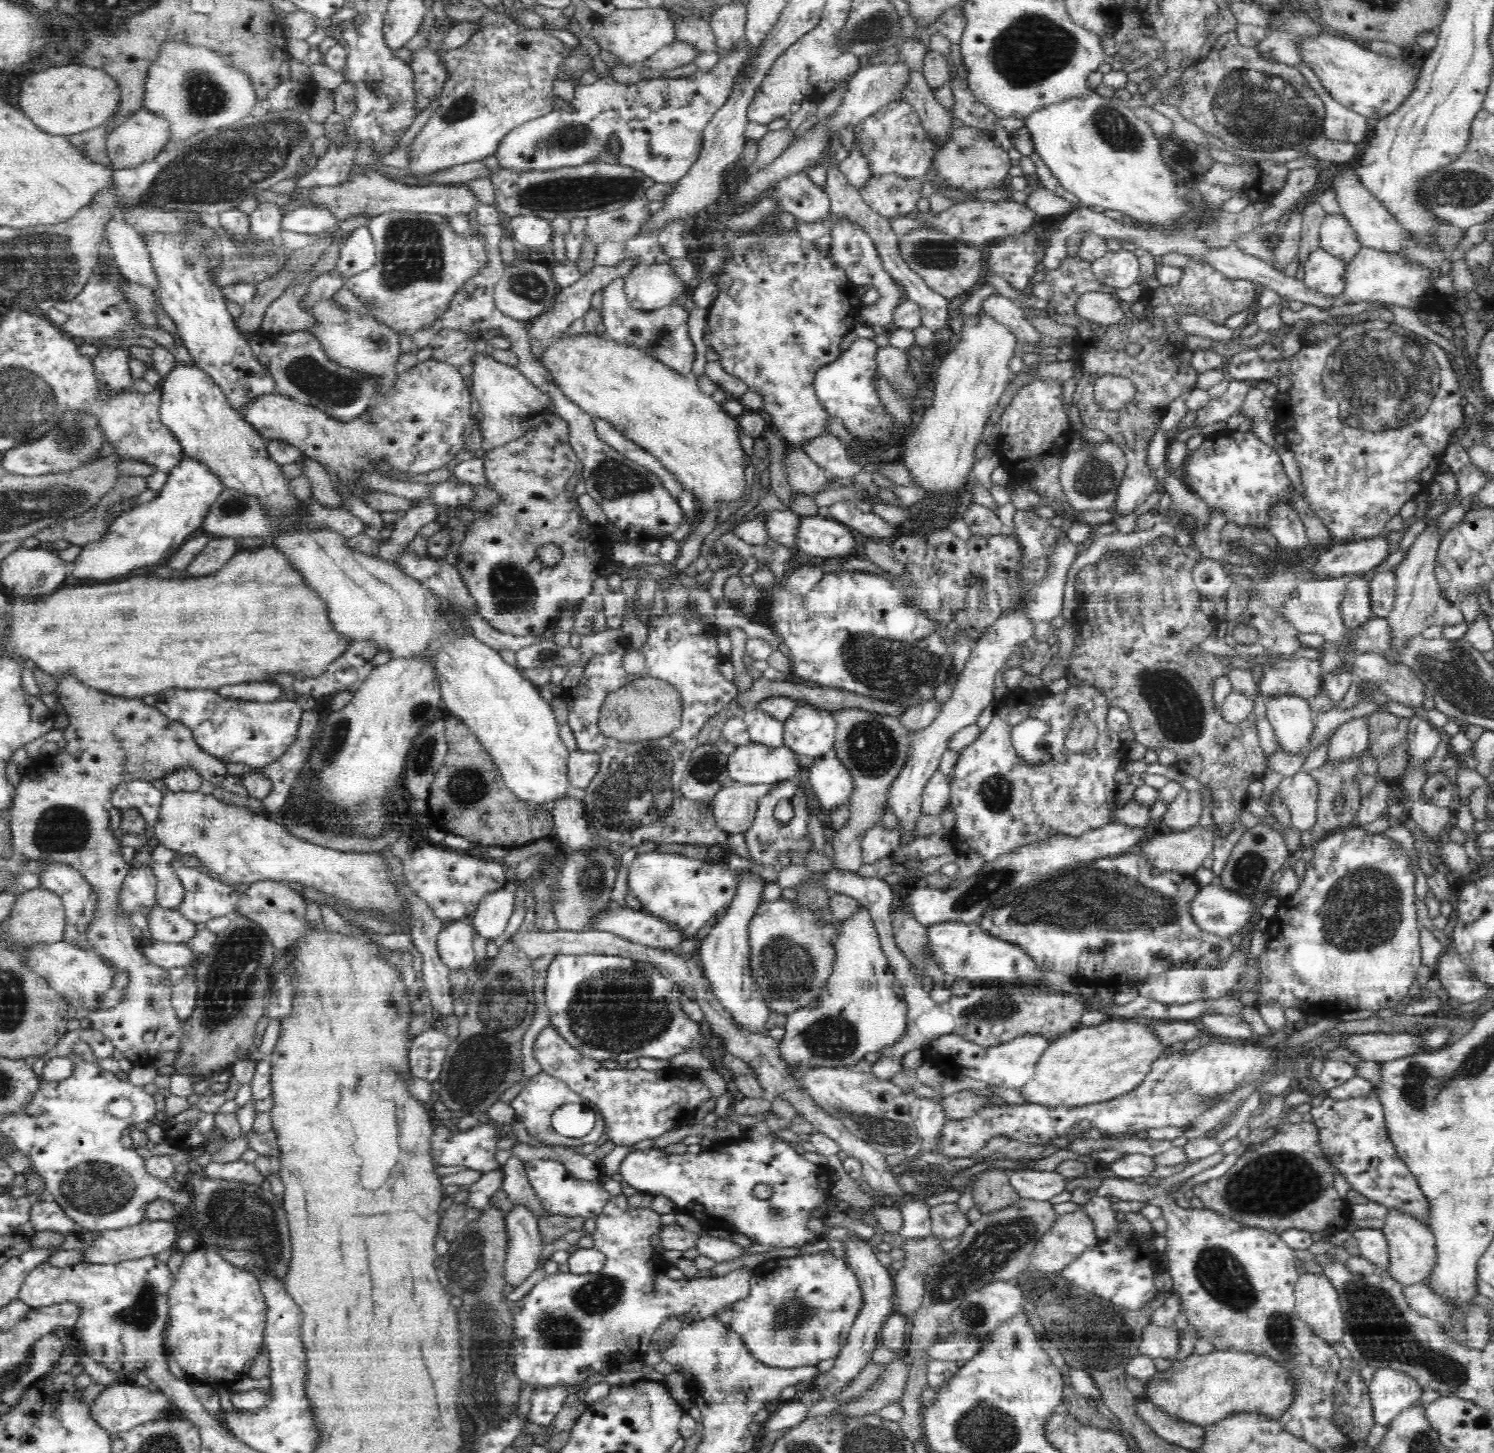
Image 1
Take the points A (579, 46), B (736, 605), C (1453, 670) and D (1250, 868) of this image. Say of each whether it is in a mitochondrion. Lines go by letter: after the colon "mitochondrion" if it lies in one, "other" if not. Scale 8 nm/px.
A: other
B: other
C: mitochondrion
D: mitochondrion

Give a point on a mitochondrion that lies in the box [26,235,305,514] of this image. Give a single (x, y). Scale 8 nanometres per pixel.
(71, 437)

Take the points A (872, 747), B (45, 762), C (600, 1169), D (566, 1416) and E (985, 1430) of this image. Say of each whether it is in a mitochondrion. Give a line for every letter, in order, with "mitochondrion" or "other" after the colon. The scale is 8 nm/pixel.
A: mitochondrion
B: other
C: other
D: other
E: mitochondrion

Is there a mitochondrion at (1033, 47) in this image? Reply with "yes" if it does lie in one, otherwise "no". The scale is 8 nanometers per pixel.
yes

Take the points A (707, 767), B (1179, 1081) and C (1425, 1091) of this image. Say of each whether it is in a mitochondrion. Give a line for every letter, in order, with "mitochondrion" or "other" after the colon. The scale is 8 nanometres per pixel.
A: mitochondrion
B: mitochondrion
C: mitochondrion

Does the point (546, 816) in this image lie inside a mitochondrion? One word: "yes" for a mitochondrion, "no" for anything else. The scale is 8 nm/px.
no

